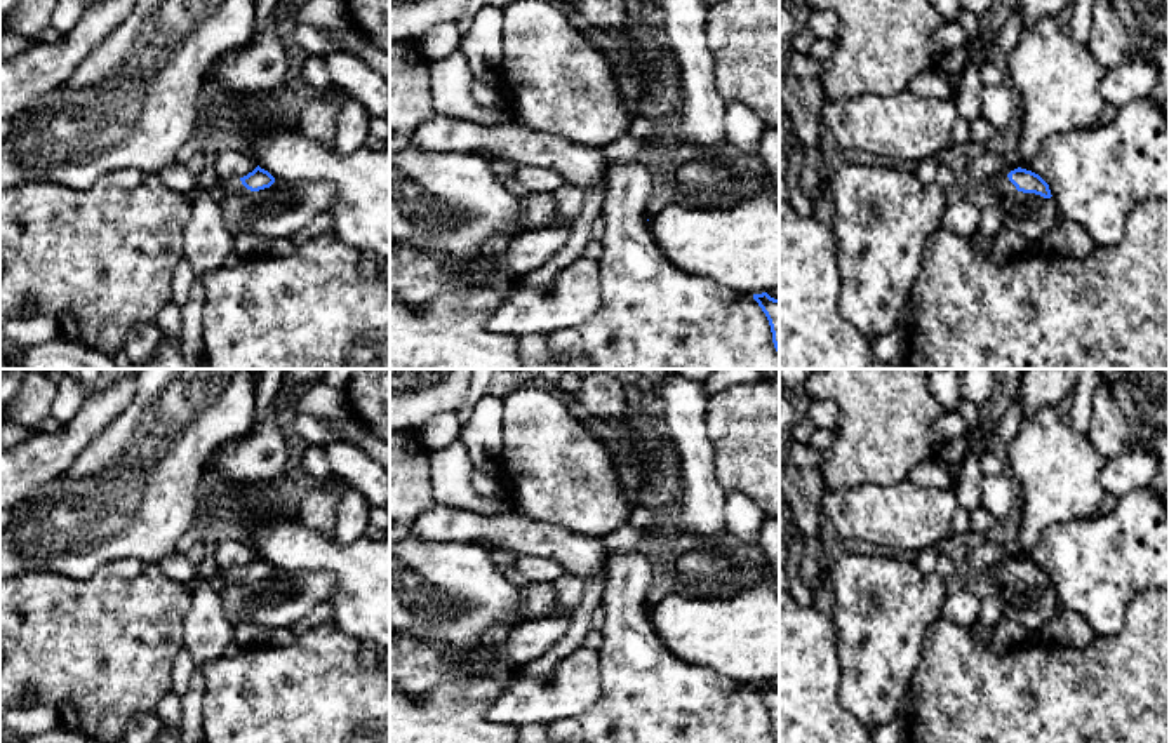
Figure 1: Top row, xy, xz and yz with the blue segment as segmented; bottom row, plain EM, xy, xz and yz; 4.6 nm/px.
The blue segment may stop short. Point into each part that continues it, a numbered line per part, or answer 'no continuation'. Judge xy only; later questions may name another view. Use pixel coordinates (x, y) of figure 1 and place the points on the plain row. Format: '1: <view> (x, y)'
1: xy (225, 576)

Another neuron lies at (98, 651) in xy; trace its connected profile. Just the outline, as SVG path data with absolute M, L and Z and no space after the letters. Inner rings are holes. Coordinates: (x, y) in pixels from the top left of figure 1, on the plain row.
M120 559L101 566L89 579L73 579L49 571L23 572L14 578L0 578L0 708L26 708L24 694L35 694L35 705L52 708L61 727L96 738L101 743L124 740L127 720L139 712L155 712L158 701L172 689L172 665L184 647L183 623L191 607L191 588L188 583L169 579L157 562Z

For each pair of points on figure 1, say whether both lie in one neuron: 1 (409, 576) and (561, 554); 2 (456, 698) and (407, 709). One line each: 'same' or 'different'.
1: different
2: same

